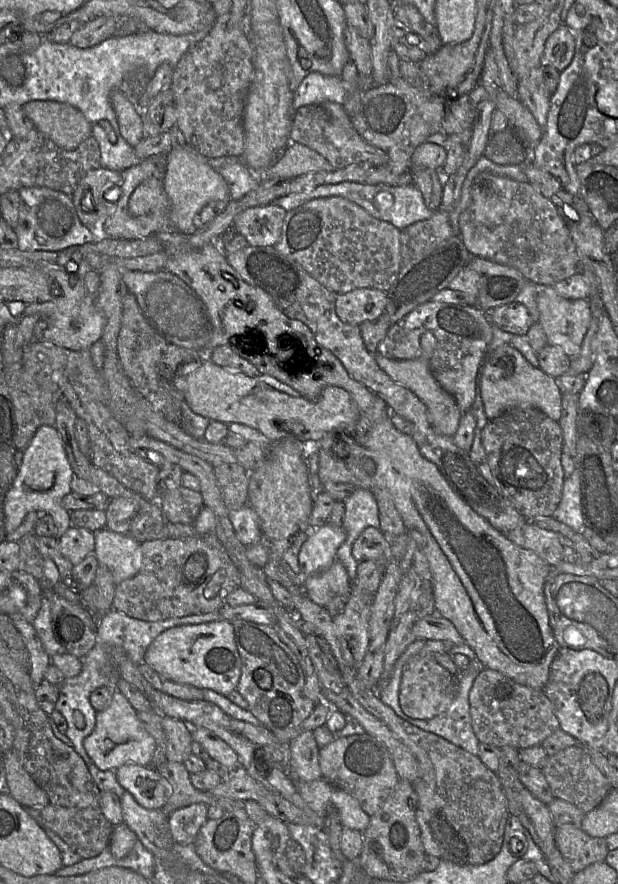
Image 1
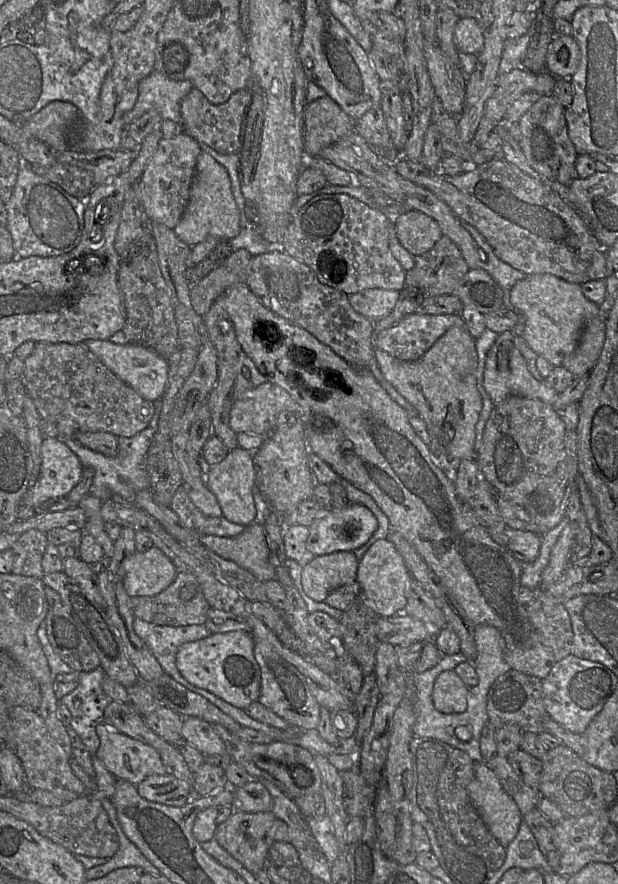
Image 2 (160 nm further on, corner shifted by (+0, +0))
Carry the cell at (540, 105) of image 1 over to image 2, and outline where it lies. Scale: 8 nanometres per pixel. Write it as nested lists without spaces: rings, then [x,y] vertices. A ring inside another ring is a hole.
[[[554,94],[543,96],[522,116],[518,124],[520,146],[530,166],[547,179],[569,185],[578,177],[575,170],[578,153],[569,138],[564,109]]]

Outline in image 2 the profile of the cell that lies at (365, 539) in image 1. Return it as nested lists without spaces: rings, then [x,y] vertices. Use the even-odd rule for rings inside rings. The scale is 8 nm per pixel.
[[[389,539],[375,541],[359,561],[357,581],[368,606],[381,617],[390,617],[405,610],[413,577],[402,555]]]

